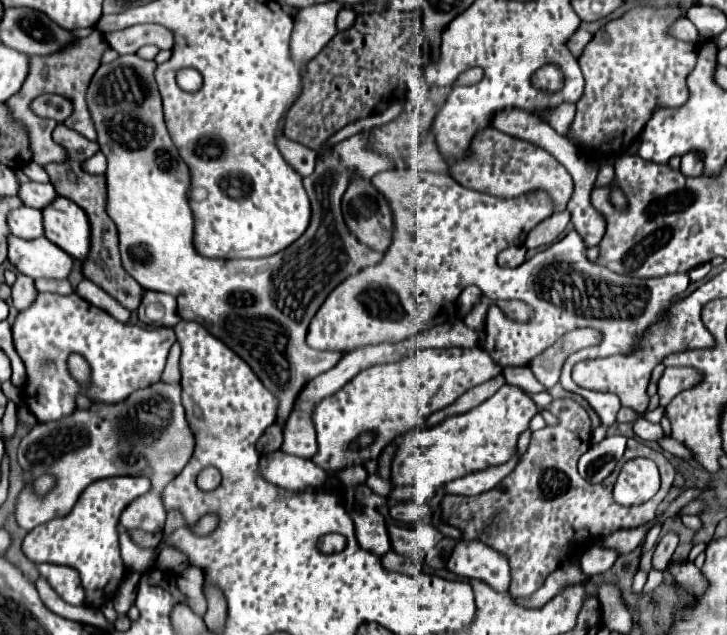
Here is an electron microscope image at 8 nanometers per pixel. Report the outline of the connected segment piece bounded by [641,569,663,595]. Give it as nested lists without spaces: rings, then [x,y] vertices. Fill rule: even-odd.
[[[651,569],[648,573],[647,582],[641,592],[641,595],[647,595],[651,593],[656,587],[658,587],[663,580],[663,573],[655,569]]]

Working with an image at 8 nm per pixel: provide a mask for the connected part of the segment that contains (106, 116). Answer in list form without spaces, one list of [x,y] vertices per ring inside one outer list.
[[[127,55],[115,63],[101,65],[93,75],[93,81],[87,91],[87,105],[97,129],[97,143],[107,157],[107,213],[119,229],[119,247],[123,267],[131,277],[145,289],[163,291],[177,299],[179,315],[187,321],[197,321],[213,337],[219,337],[227,347],[231,347],[247,365],[261,375],[261,383],[279,397],[277,417],[287,417],[293,409],[293,401],[299,391],[319,373],[335,367],[341,359],[341,353],[335,351],[315,351],[305,343],[307,325],[313,313],[323,305],[327,295],[349,275],[357,273],[363,267],[375,265],[379,253],[367,249],[359,243],[353,233],[347,229],[341,213],[341,197],[347,189],[347,181],[353,175],[363,175],[371,179],[371,173],[405,167],[407,163],[399,157],[387,157],[375,151],[369,145],[369,133],[357,133],[341,143],[329,155],[319,157],[317,169],[309,175],[303,185],[311,199],[311,223],[309,229],[283,253],[273,255],[273,279],[271,279],[271,259],[209,259],[197,253],[193,245],[195,235],[195,217],[189,207],[189,185],[191,171],[181,159],[171,135],[165,127],[161,93],[155,81],[155,61],[139,59],[137,55]]]

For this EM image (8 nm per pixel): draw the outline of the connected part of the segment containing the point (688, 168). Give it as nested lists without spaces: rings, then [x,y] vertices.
[[[687,153],[687,155],[681,159],[681,169],[679,169],[679,171],[681,171],[685,177],[699,177],[699,175],[701,175],[701,169],[703,169],[703,163],[699,161],[697,155]]]

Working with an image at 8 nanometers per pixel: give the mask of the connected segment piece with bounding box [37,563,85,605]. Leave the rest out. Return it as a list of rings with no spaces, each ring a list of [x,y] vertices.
[[[41,563],[37,565],[37,571],[41,577],[47,579],[47,583],[59,593],[59,597],[69,605],[81,605],[85,599],[85,591],[79,581],[79,573],[71,567],[53,565],[53,563]]]

